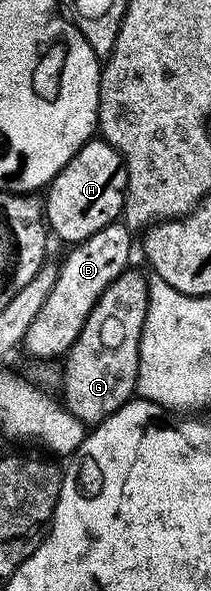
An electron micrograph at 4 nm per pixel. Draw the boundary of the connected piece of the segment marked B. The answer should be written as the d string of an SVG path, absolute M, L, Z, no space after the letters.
M113 223L102 227L94 235L84 241L73 244L72 249L64 257L64 262L59 262L54 291L46 295L46 303L34 315L34 323L30 323L30 331L26 331L22 342L25 349L32 357L41 357L41 362L48 363L57 357L63 358L68 348L78 339L90 311L94 311L94 303L114 279L118 279L129 268L128 260L132 257L132 237L127 225Z

